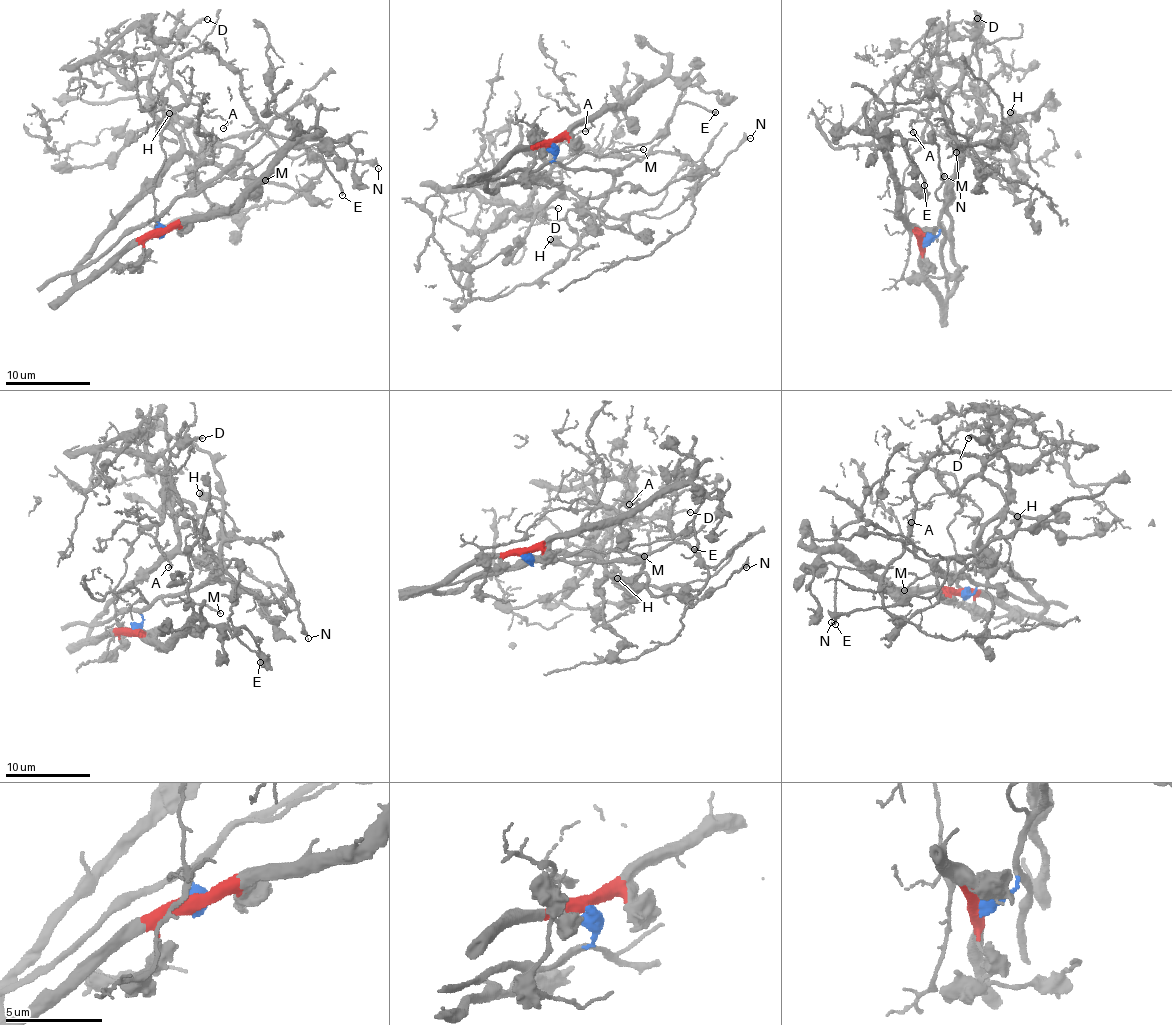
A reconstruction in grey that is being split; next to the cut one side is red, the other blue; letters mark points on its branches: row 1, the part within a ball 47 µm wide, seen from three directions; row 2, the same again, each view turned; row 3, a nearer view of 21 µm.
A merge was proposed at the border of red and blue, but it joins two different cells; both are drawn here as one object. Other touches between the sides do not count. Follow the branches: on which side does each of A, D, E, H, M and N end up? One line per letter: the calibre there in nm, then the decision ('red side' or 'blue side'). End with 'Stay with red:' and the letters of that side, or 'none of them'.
A: calibre 70 nm; red side
D: calibre 170 nm; red side
E: calibre 190 nm; blue side
H: calibre 500 nm; blue side
M: calibre 130 nm; blue side
N: calibre 170 nm; blue side
Stay with red: A, D

